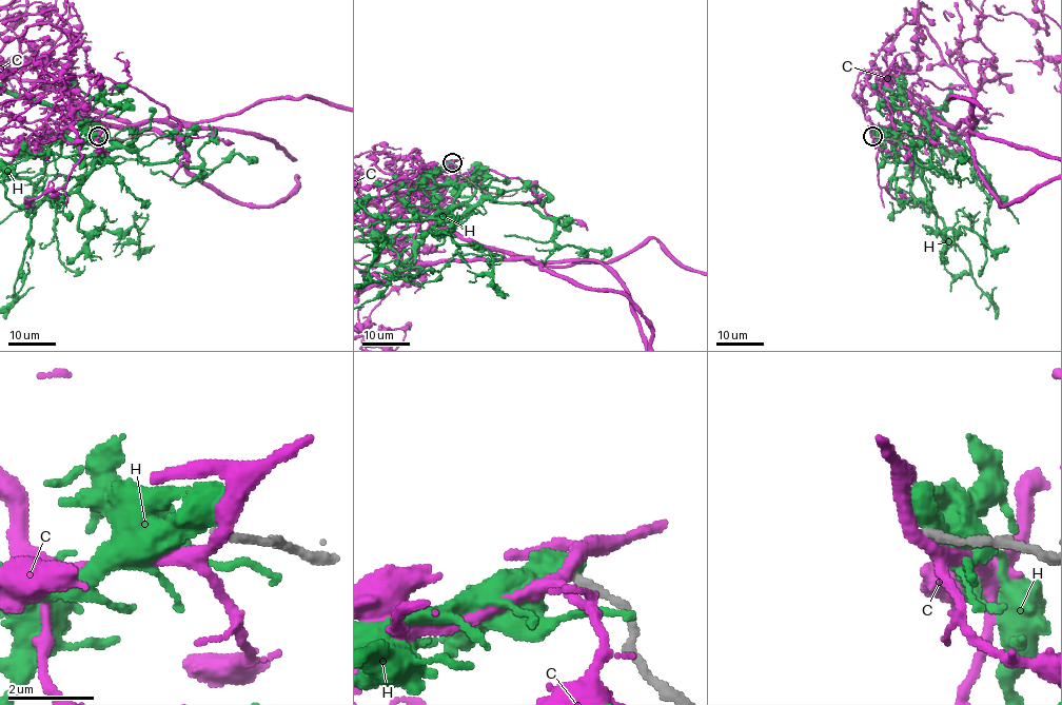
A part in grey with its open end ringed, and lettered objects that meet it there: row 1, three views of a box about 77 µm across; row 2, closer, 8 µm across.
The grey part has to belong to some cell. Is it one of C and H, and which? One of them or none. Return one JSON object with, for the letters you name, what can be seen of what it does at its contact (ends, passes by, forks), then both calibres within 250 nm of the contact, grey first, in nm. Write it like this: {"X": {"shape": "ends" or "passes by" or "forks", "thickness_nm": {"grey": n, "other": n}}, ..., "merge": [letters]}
{"merge": []}

